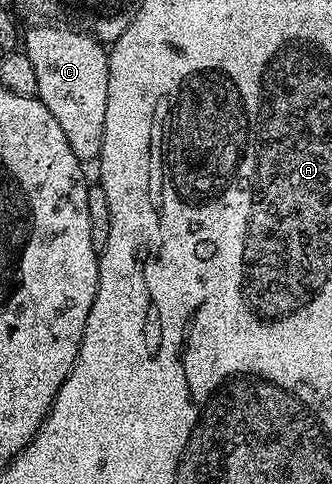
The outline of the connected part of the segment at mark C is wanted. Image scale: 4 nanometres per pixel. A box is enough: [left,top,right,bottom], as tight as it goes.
[24,23,110,163]

